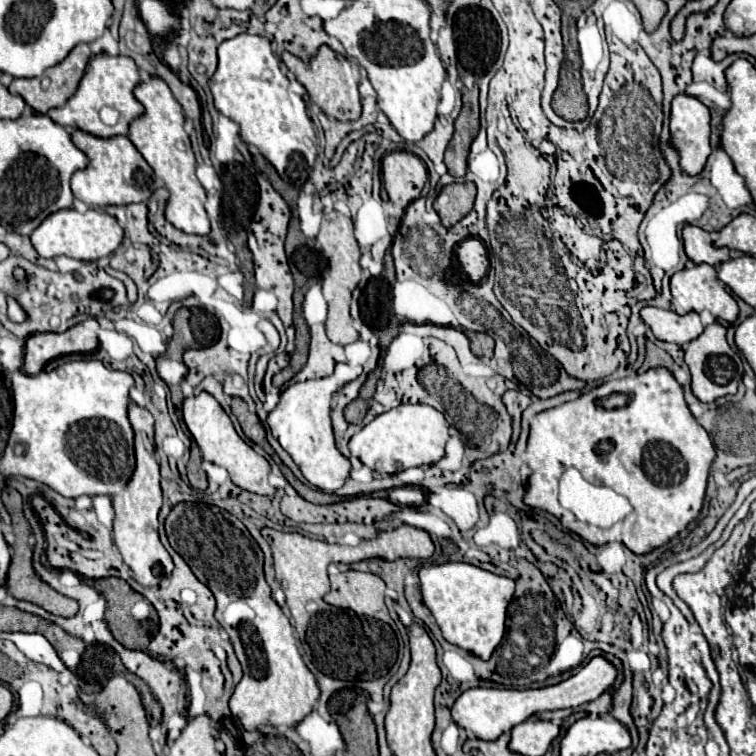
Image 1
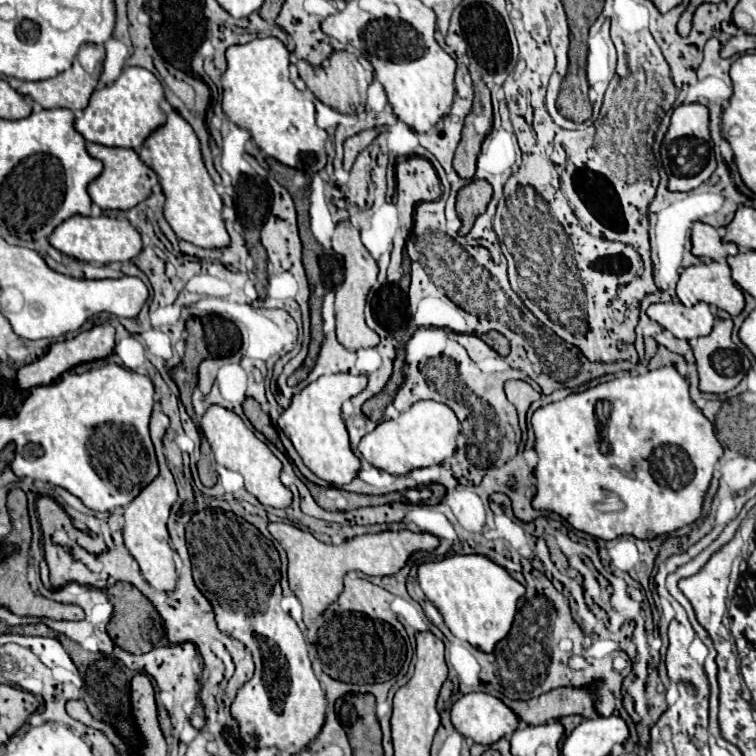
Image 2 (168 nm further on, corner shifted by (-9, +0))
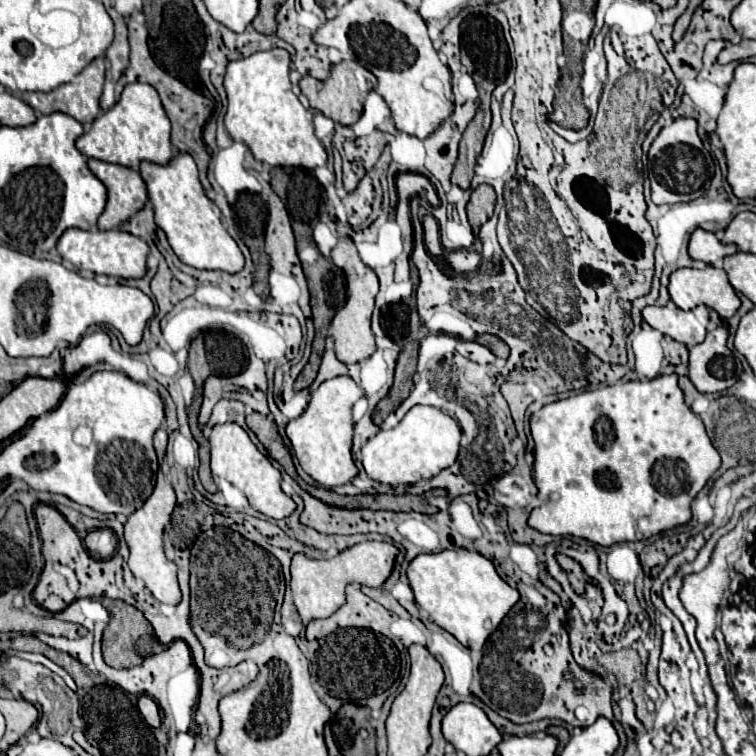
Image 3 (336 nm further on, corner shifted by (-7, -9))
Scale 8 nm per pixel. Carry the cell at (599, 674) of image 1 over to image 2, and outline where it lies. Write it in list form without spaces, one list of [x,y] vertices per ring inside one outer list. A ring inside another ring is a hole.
[[[468,693],[468,695],[460,697],[452,705],[450,717],[452,717],[454,729],[462,737],[472,739],[474,743],[480,743],[480,745],[492,745],[492,743],[496,743],[502,737],[508,739],[516,731],[516,727],[520,723],[512,709],[508,709],[500,699],[496,699],[496,697],[488,695],[488,693]]]

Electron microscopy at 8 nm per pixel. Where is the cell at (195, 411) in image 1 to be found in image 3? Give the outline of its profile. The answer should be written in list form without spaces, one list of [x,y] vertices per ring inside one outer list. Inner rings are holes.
[[[232,422],[216,424],[210,432],[208,442],[212,446],[212,474],[240,488],[254,510],[276,520],[288,518],[296,510],[294,500],[280,490],[280,470],[276,470],[272,462],[254,446],[246,430],[242,430],[238,424]]]

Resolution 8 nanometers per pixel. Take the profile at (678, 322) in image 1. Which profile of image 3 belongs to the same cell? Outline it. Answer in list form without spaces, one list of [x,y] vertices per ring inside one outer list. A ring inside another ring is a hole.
[[[668,304],[662,308],[646,306],[642,310],[642,316],[652,328],[674,338],[676,342],[682,342],[688,348],[692,348],[694,344],[700,344],[705,339],[710,322],[709,309],[704,305],[688,312],[680,310],[674,304]]]

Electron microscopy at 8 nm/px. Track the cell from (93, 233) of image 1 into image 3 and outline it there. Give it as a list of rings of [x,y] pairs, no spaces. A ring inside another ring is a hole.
[[[70,228],[60,236],[56,250],[78,272],[90,270],[94,274],[108,274],[108,276],[118,276],[118,278],[140,278],[146,272],[148,244],[142,238],[132,236],[130,232],[122,232],[118,228],[112,228],[112,230]]]

